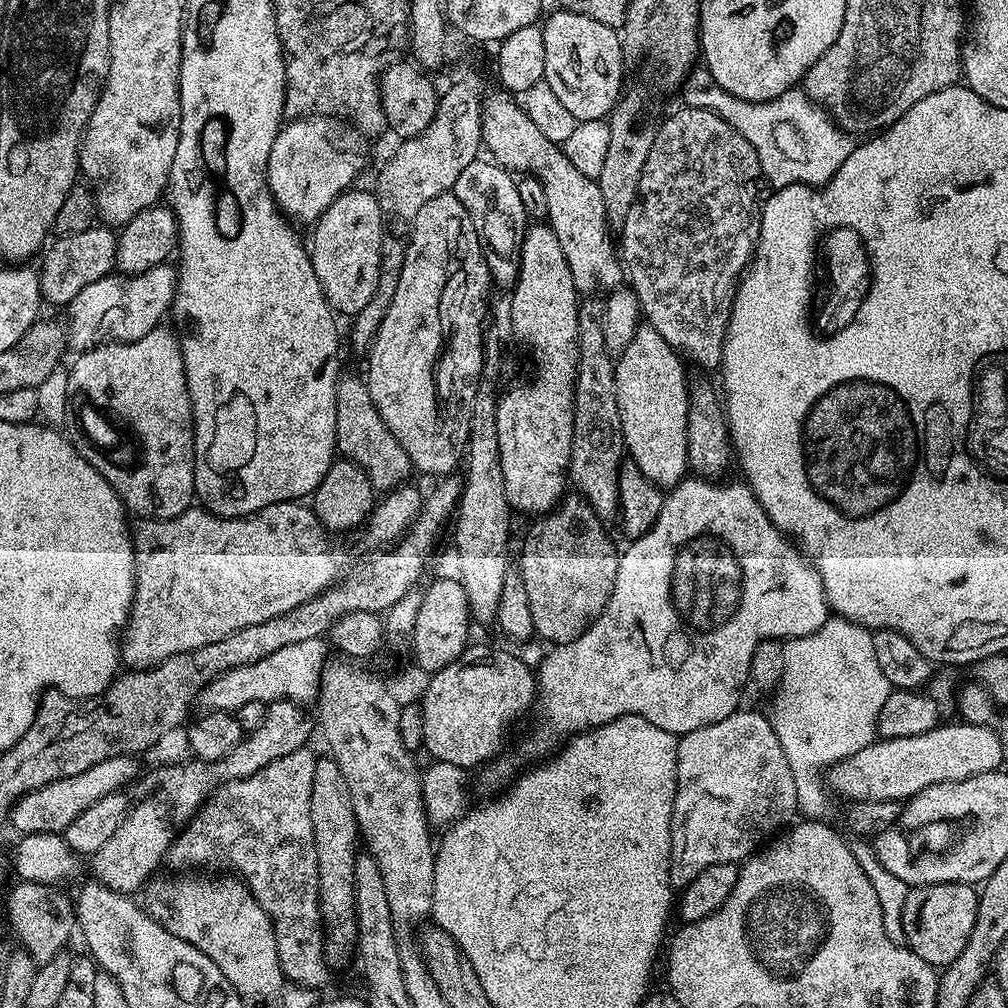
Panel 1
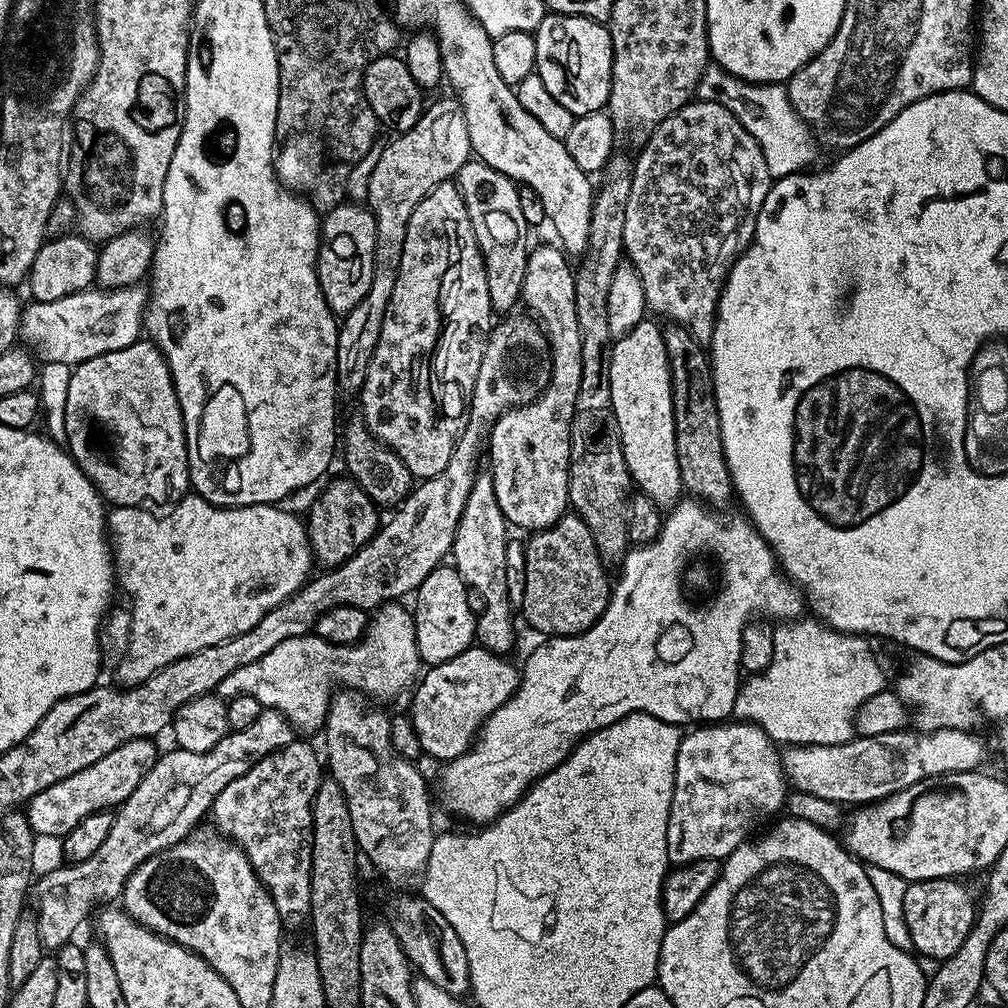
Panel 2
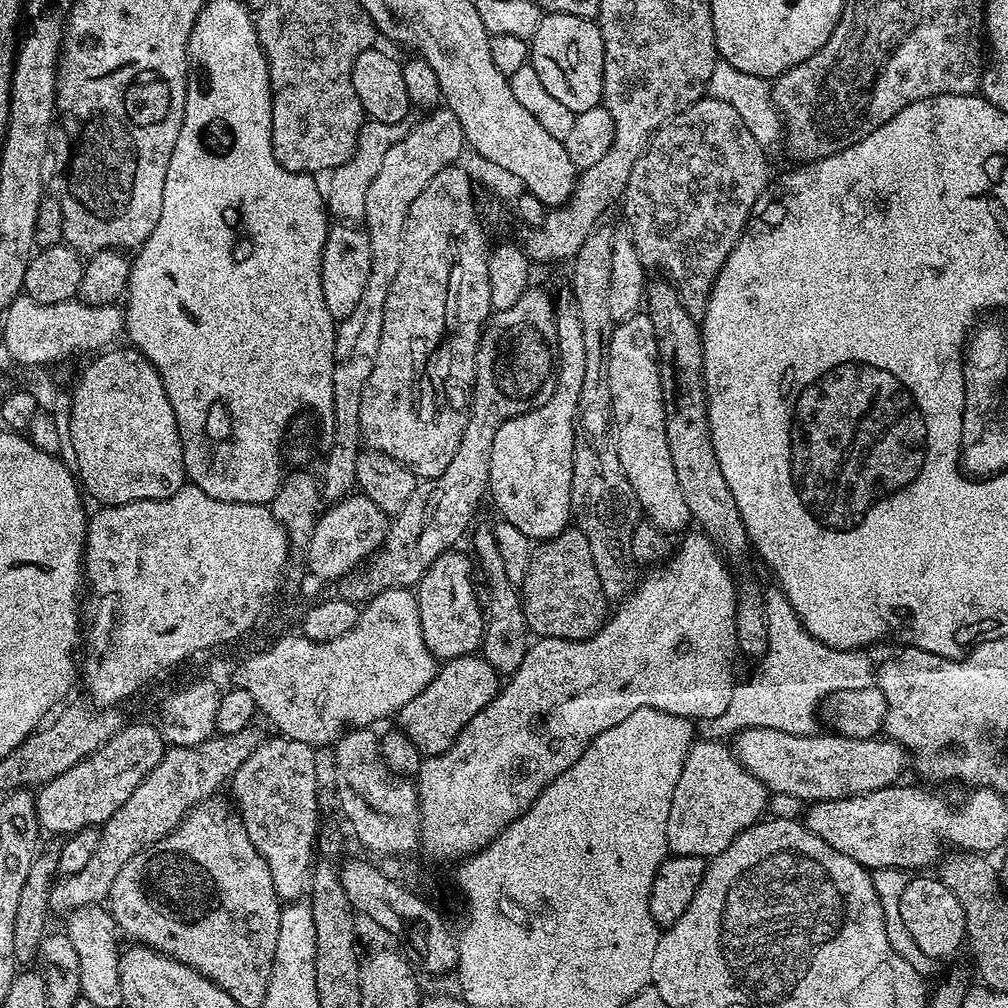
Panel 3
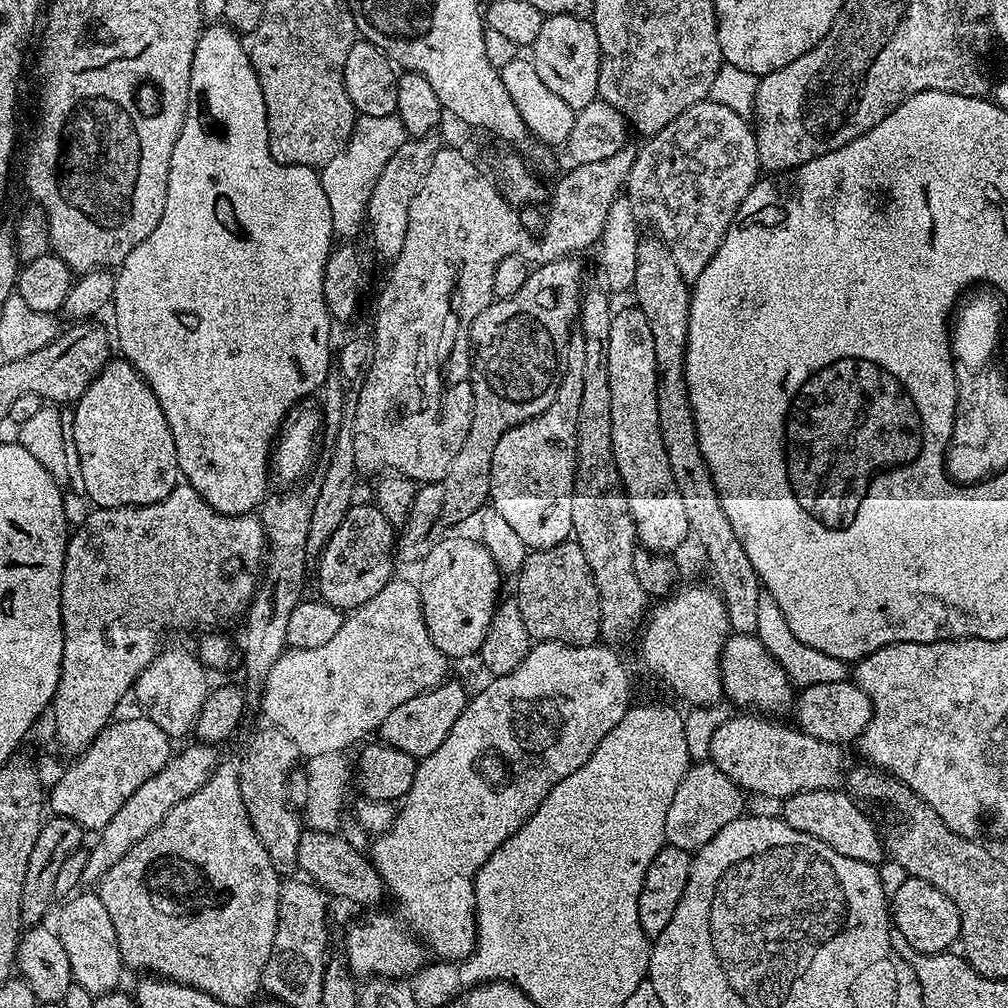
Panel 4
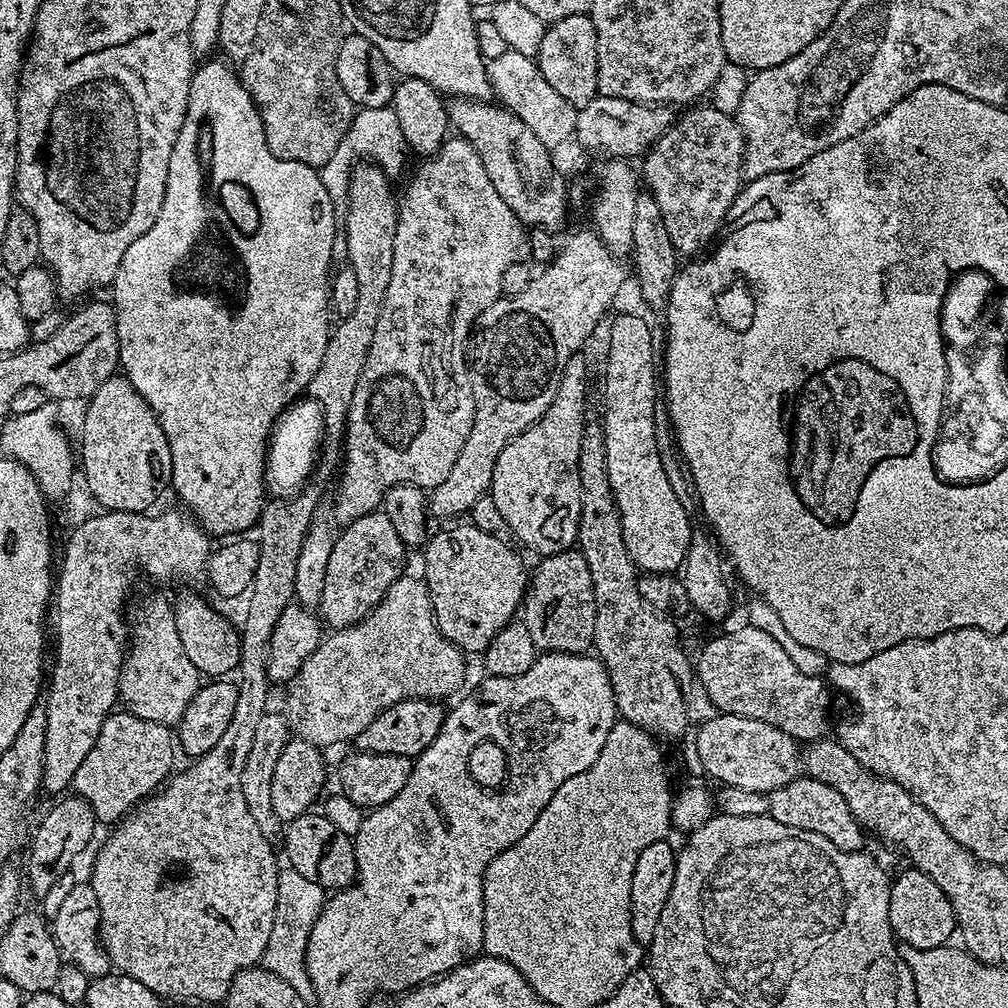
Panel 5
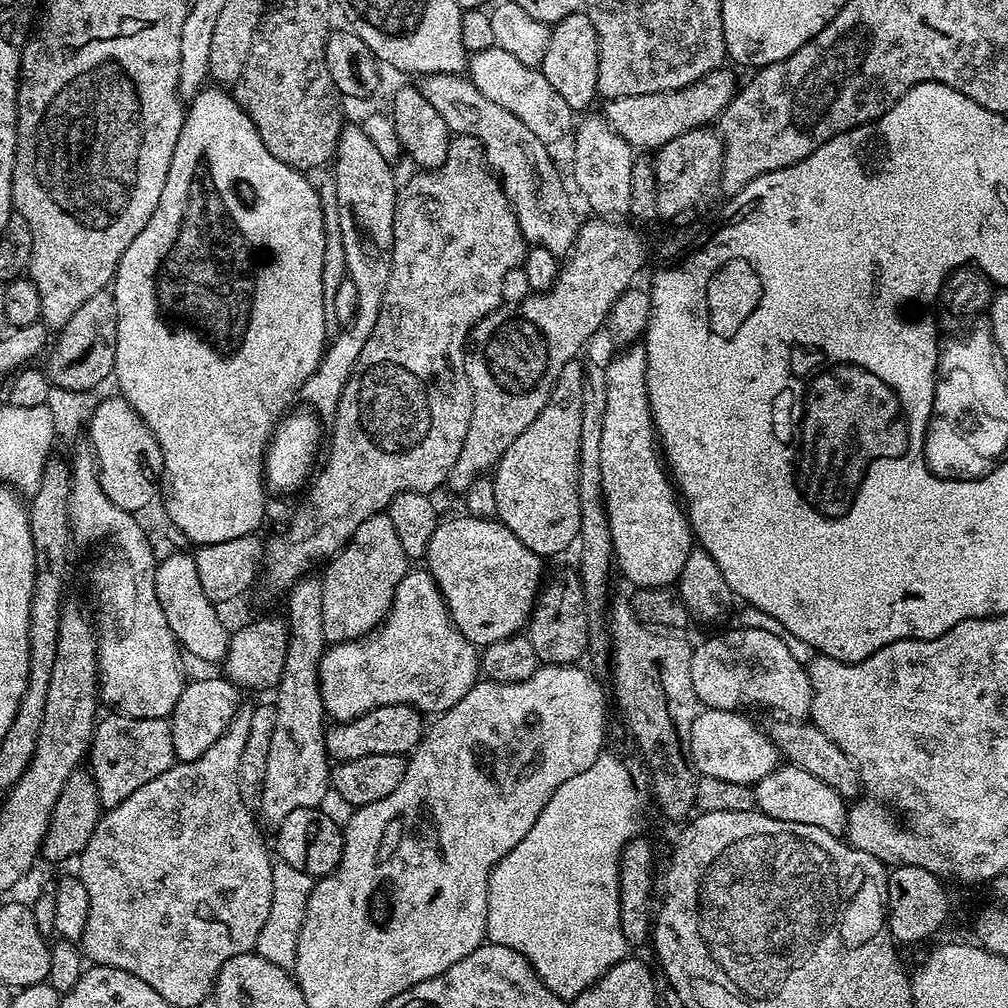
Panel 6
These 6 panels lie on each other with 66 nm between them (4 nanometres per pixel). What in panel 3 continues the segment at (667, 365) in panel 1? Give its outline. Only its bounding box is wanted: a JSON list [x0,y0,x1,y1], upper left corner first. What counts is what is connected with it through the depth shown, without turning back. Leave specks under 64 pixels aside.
[610,314,690,534]

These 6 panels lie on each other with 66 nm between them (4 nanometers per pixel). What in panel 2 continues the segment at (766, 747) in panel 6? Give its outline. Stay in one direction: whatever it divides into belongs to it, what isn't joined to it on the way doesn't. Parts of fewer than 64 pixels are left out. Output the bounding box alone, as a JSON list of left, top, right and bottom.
[782,728,984,806]

